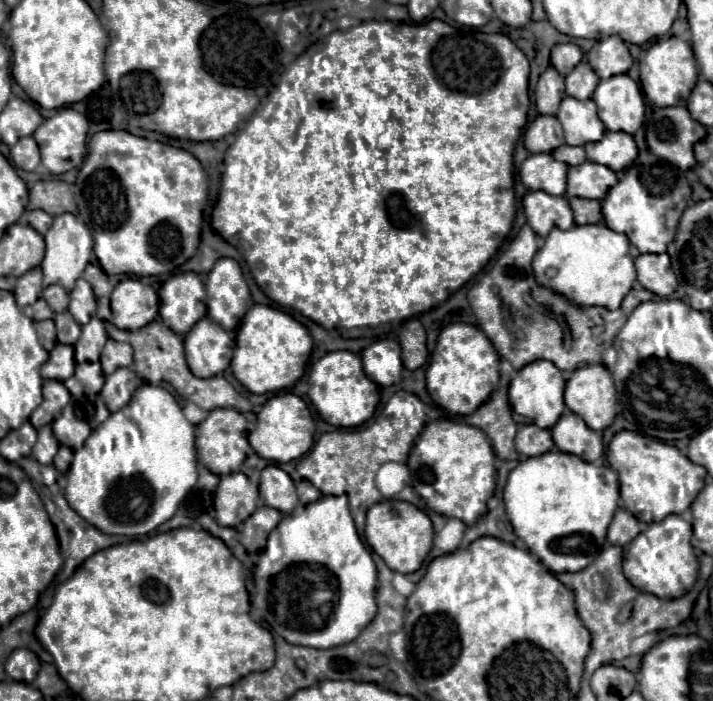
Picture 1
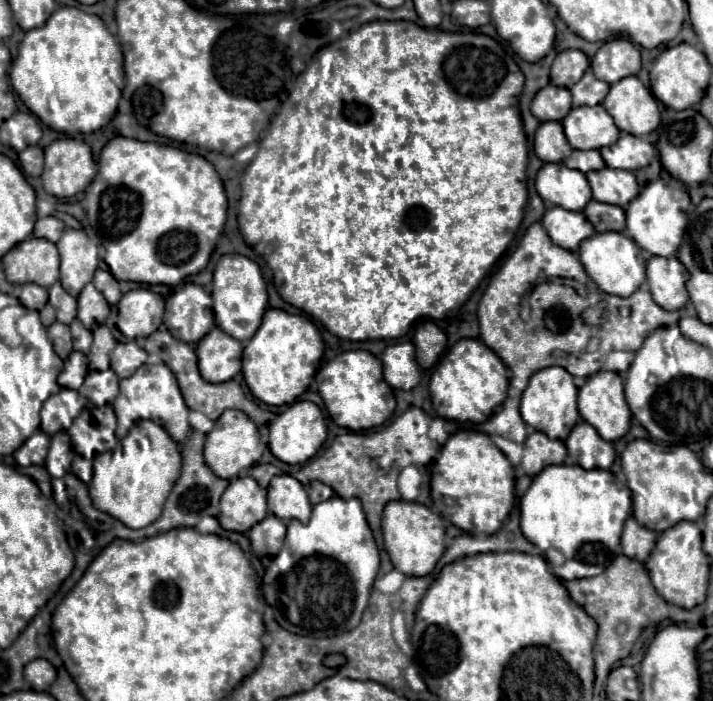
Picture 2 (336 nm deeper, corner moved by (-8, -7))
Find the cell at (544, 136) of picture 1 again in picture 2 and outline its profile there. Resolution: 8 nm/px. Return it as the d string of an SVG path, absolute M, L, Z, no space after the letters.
M540 123L534 137L534 151L544 163L560 163L572 153L572 145L568 143L562 123Z

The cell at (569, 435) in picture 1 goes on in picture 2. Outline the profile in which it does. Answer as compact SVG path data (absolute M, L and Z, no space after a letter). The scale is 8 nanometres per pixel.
M580 421L566 439L568 463L580 465L584 469L608 469L614 461L614 447L610 441L600 439L598 431Z

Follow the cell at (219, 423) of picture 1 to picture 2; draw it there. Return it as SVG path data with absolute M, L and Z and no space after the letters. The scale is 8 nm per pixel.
M228 409L220 415L214 429L206 435L204 459L206 459L208 467L214 471L214 475L218 475L222 479L234 479L242 471L246 471L248 467L258 463L262 457L262 451L264 451L264 443L260 441L258 427L248 419L246 413L236 411L236 409Z

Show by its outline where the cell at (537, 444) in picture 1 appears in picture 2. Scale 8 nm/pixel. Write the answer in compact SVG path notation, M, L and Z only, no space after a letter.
M534 431L524 441L524 455L520 467L526 475L534 477L548 465L560 465L566 459L566 447L560 439L548 439L542 431Z

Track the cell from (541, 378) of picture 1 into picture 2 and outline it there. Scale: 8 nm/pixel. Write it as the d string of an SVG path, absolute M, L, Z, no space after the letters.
M546 367L530 377L530 383L522 393L522 405L520 405L522 419L536 431L544 431L550 439L564 441L568 437L568 431L572 431L572 427L578 423L580 417L576 397L578 387L574 385L572 375L564 367Z

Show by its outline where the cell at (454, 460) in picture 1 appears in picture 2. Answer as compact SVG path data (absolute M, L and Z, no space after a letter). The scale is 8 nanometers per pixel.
M458 431L442 445L440 457L430 465L430 497L440 515L466 533L492 535L502 527L514 505L514 467L492 439L478 431Z

